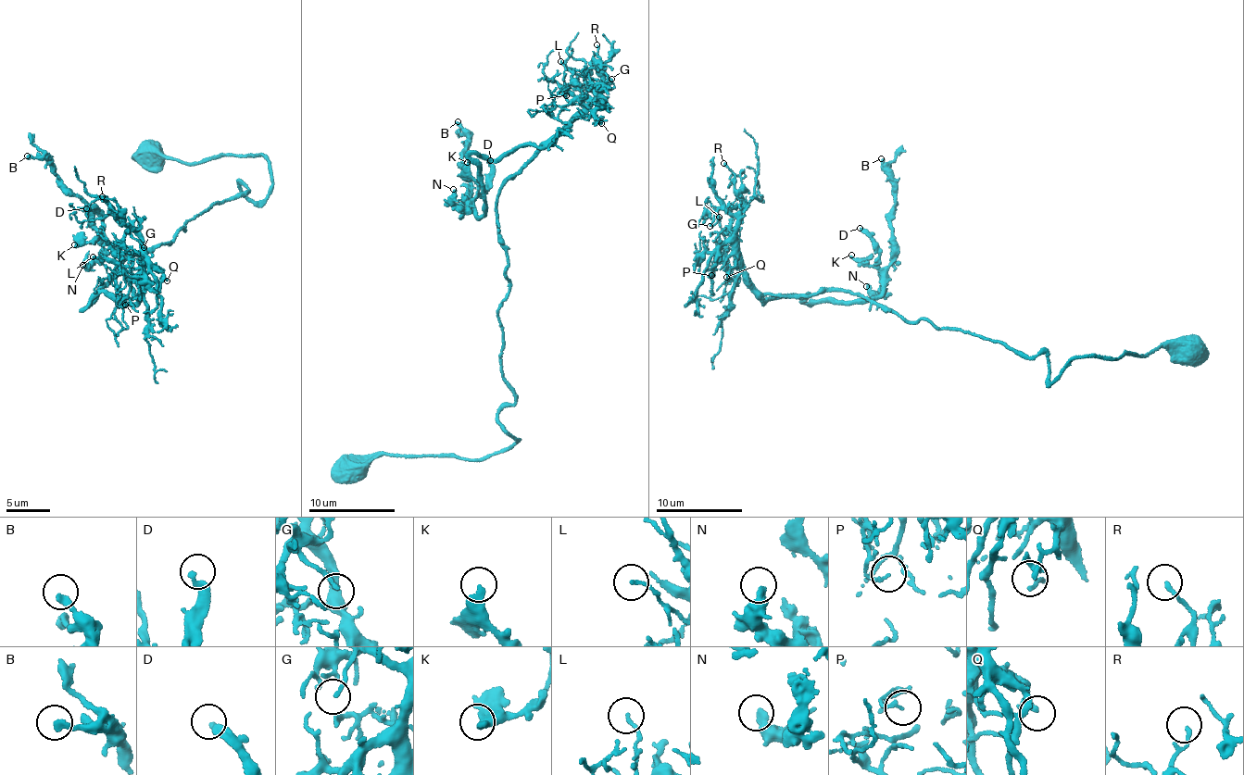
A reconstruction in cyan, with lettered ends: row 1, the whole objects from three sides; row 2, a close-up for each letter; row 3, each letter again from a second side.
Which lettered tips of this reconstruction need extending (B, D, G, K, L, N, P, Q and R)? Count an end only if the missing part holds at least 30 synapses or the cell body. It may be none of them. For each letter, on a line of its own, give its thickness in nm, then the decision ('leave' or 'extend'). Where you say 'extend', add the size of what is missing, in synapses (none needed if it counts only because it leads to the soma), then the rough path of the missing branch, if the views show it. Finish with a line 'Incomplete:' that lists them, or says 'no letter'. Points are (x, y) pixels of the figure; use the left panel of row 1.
B: 240 nm | leave
D: 240 nm | leave
G: 160 nm | leave
K: 280 nm | extend | 30 syn | (74, 244), (60, 229), (50, 192), (43, 182)
L: 130 nm | leave
N: 400 nm | leave
P: 140 nm | leave
Q: 200 nm | leave
R: 100 nm | leave
Incomplete: K

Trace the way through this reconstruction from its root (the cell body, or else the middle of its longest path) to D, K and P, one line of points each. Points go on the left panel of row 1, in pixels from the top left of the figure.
D: (163, 243), (119, 263), (136, 300), (102, 292), (92, 299), (121, 261), (102, 237), (101, 217), (86, 208)
K: (163, 243), (119, 263), (131, 305), (102, 292), (92, 299), (121, 266), (111, 242), (100, 235), (74, 244)
P: (163, 243), (119, 263), (134, 296), (140, 267), (117, 278), (116, 304), (125, 305)

